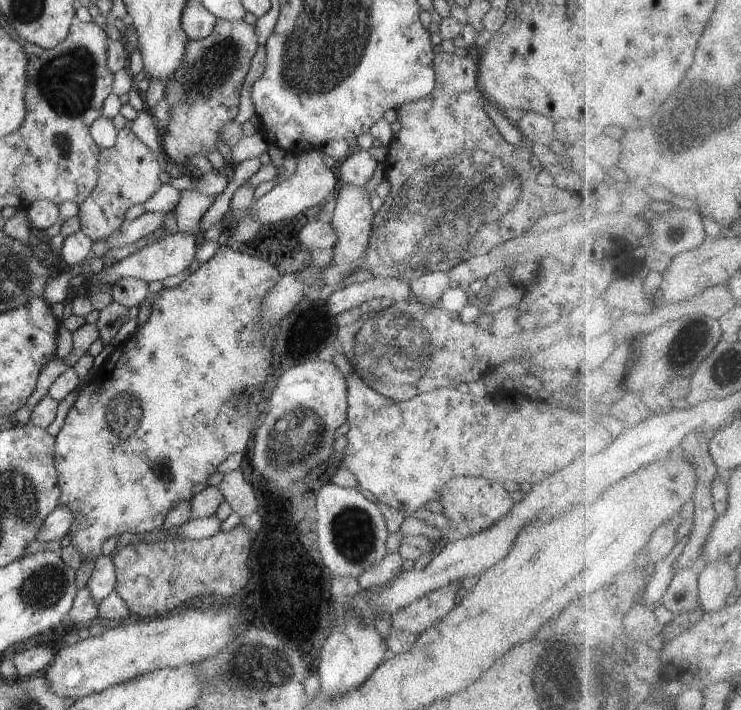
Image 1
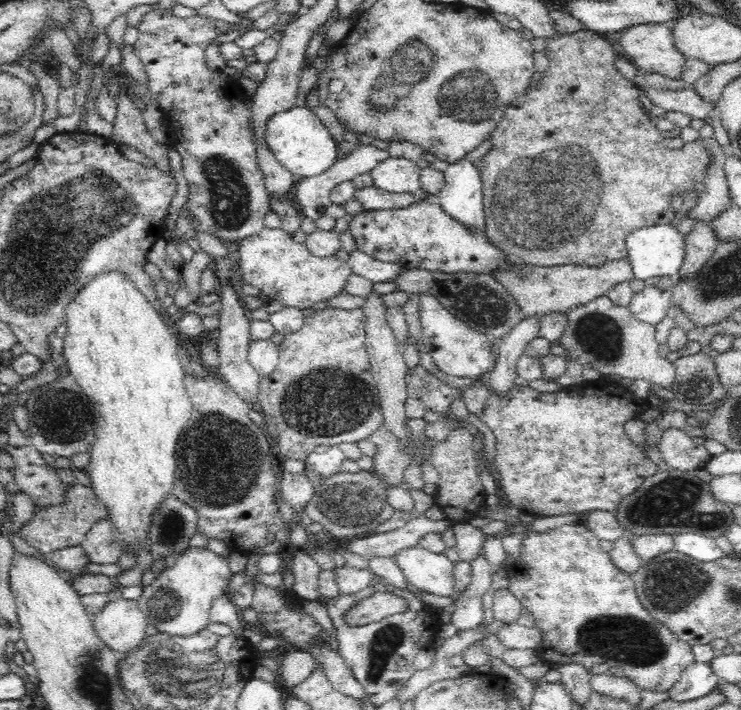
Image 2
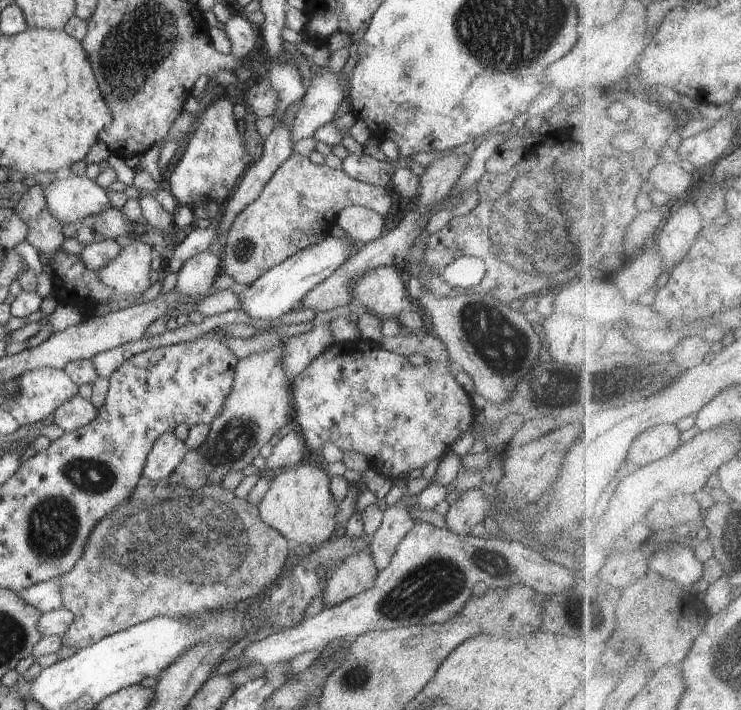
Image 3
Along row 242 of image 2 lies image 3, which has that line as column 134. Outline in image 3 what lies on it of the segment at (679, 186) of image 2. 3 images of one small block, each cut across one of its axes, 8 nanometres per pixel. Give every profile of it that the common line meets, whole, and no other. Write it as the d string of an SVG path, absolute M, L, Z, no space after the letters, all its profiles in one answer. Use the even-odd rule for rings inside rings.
M157 482L156 486L142 486L140 484L134 489L132 496L126 502L115 507L108 516L105 516L93 528L84 554L81 559L75 562L73 569L68 574L56 578L61 586L63 606L71 610L75 616L72 624L67 628L66 634L62 637L63 646L72 645L77 649L83 649L101 641L102 638L108 635L126 630L154 617L164 615L172 618L185 617L186 615L197 617L212 609L232 608L238 605L239 602L258 596L260 592L264 592L270 586L270 583L278 578L283 564L286 563L290 547L291 544L285 536L270 528L261 519L256 506L252 506L246 499L237 498L232 491L228 491L220 485L202 485L198 488L187 489L180 485L171 487L166 482Z

